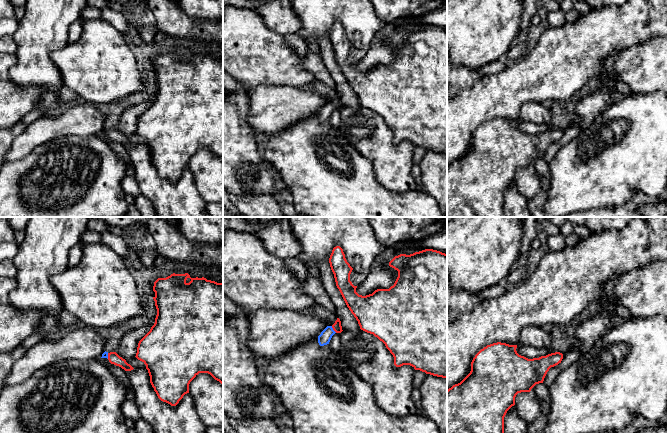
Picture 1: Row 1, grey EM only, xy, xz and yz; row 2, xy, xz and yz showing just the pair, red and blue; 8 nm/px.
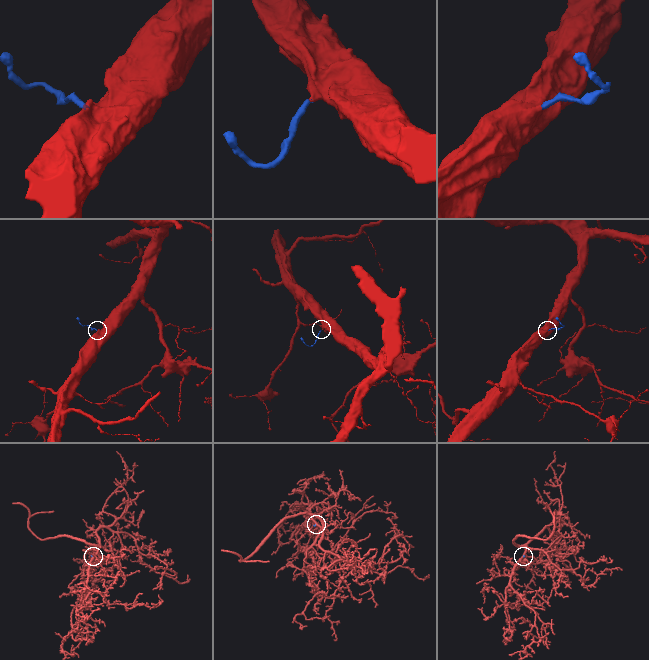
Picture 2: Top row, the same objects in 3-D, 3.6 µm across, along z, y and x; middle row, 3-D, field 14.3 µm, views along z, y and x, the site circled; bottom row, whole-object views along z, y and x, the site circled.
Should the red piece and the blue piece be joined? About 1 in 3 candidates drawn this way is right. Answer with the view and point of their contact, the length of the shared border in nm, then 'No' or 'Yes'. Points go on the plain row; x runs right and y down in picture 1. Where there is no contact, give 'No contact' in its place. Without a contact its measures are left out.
Touches red at xz (333, 105). Shared border 70 nm. Yes

